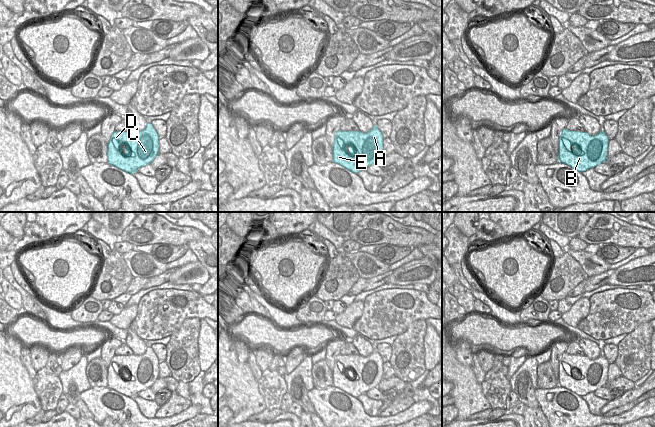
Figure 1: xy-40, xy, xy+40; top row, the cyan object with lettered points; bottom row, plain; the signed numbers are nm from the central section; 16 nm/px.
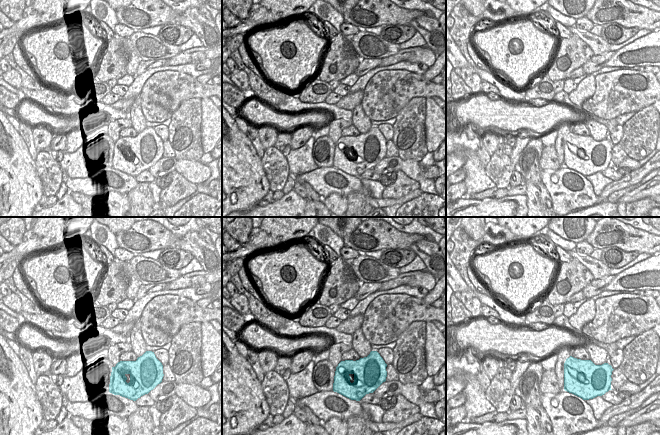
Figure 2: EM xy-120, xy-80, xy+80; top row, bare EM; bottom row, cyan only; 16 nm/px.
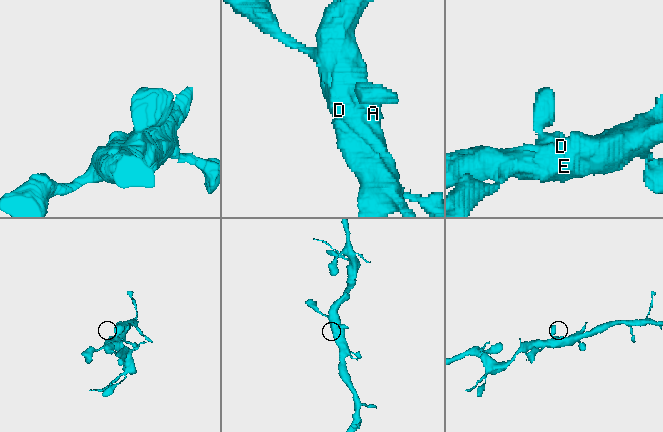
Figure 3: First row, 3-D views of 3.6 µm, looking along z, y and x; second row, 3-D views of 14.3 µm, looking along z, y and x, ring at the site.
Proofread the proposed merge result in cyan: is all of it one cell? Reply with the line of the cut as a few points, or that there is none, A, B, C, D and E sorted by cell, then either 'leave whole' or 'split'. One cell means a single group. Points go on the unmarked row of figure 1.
no cut; A B C D E; leave whole

